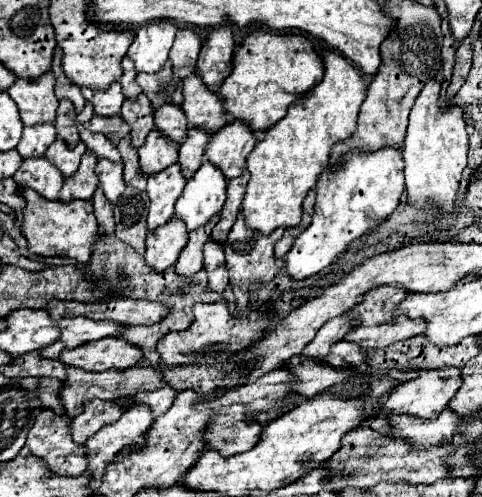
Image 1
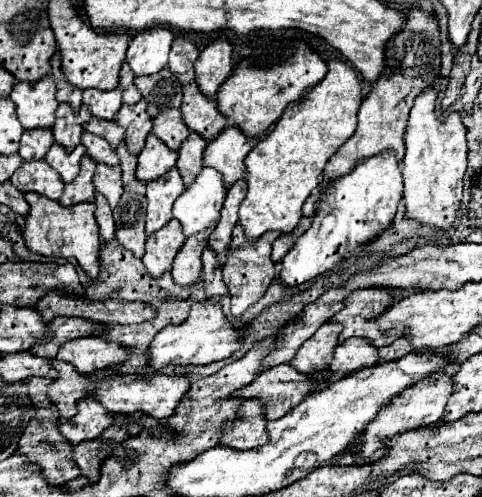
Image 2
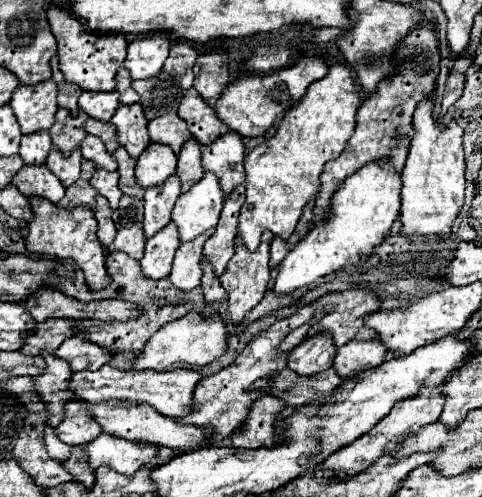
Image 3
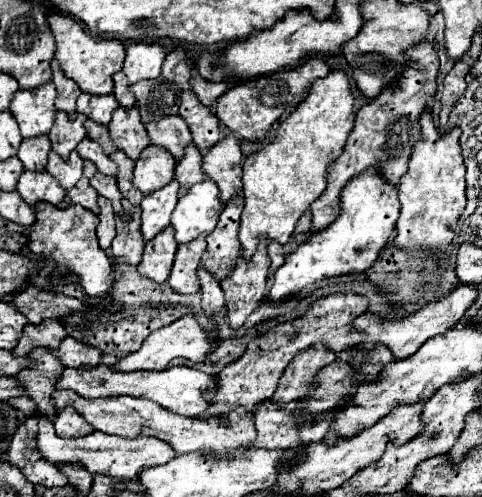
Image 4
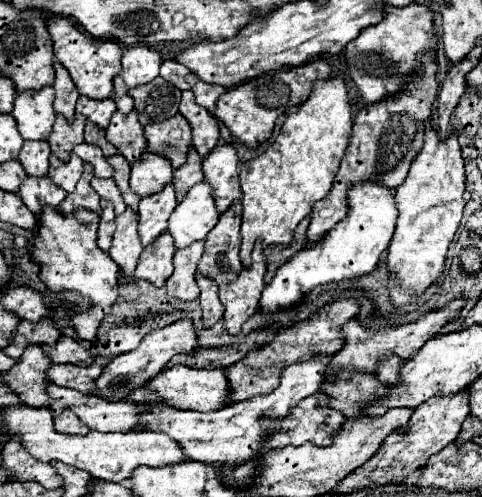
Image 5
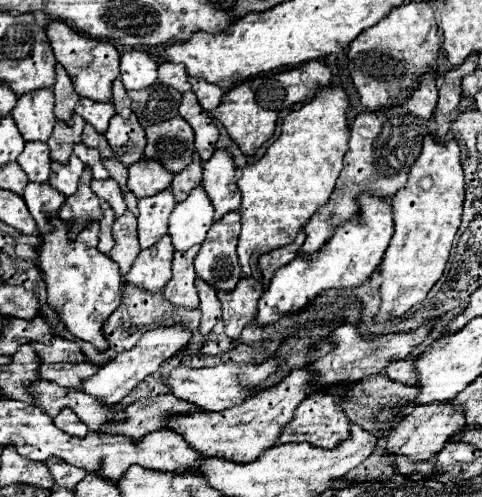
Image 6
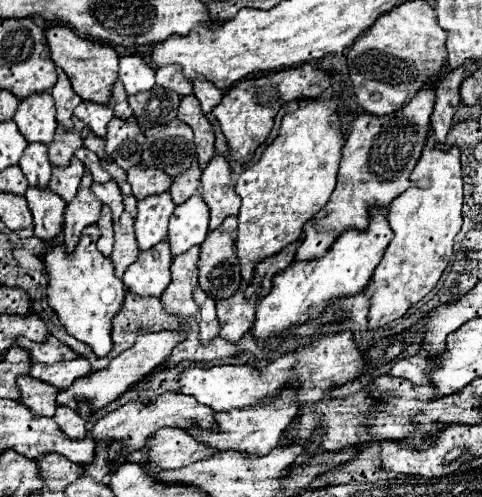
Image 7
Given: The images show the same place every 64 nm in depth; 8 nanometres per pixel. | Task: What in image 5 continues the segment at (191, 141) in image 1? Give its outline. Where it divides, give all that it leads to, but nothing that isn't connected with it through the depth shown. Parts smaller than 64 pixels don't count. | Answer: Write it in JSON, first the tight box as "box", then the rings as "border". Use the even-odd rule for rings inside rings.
{"box":[172,148,204,200],"border":[[[190,148],[188,150],[188,160],[180,168],[174,170],[174,180],[172,182],[174,182],[174,188],[176,188],[178,200],[182,200],[188,194],[188,190],[202,180],[204,180],[202,156],[194,148]]]}

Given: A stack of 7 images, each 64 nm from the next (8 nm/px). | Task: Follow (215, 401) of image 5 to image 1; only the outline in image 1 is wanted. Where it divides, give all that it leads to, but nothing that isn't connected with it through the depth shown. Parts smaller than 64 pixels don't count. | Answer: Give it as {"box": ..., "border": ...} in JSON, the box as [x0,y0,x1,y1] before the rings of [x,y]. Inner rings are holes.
{"box":[118,388,178,418],"border":[[[160,388],[156,392],[140,392],[140,396],[136,396],[134,400],[118,400],[118,404],[128,408],[132,404],[144,402],[144,404],[148,404],[152,408],[152,414],[158,418],[164,412],[168,412],[168,408],[172,406],[172,400],[176,398],[176,394],[178,392],[172,392],[172,388]]]}

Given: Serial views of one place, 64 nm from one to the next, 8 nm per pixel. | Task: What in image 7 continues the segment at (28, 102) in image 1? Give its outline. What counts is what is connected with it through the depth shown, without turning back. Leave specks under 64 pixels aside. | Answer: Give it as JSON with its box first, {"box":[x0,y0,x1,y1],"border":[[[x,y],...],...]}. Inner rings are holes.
{"box":[14,92,56,144],"border":[[[38,92],[20,100],[14,122],[18,124],[20,134],[28,142],[42,142],[50,144],[54,130],[56,130],[56,116],[54,116],[54,98],[50,92]]]}

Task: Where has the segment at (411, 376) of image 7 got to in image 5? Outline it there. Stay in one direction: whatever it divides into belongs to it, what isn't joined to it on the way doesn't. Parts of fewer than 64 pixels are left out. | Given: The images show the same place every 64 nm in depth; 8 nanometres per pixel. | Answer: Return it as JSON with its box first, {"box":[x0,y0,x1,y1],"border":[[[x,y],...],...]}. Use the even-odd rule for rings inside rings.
{"box":[374,356,400,384],"border":[[[388,356],[384,360],[378,362],[378,368],[374,372],[374,376],[382,382],[382,384],[394,384],[396,382],[396,376],[398,376],[398,368],[400,368],[400,358],[398,356]]]}

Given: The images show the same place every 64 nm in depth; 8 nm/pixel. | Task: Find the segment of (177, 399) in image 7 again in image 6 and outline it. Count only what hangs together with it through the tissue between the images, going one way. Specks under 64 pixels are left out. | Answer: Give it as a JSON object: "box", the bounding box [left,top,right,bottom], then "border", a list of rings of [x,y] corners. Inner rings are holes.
{"box":[102,394,198,440],"border":[[[170,394],[164,396],[156,396],[156,398],[146,398],[144,402],[134,402],[126,408],[128,420],[120,422],[120,424],[108,424],[104,426],[102,432],[112,432],[112,434],[124,434],[132,440],[140,440],[144,438],[148,432],[160,430],[166,424],[166,416],[170,414],[182,414],[182,412],[194,412],[198,410],[194,404],[184,404],[180,400],[176,400]]]}

